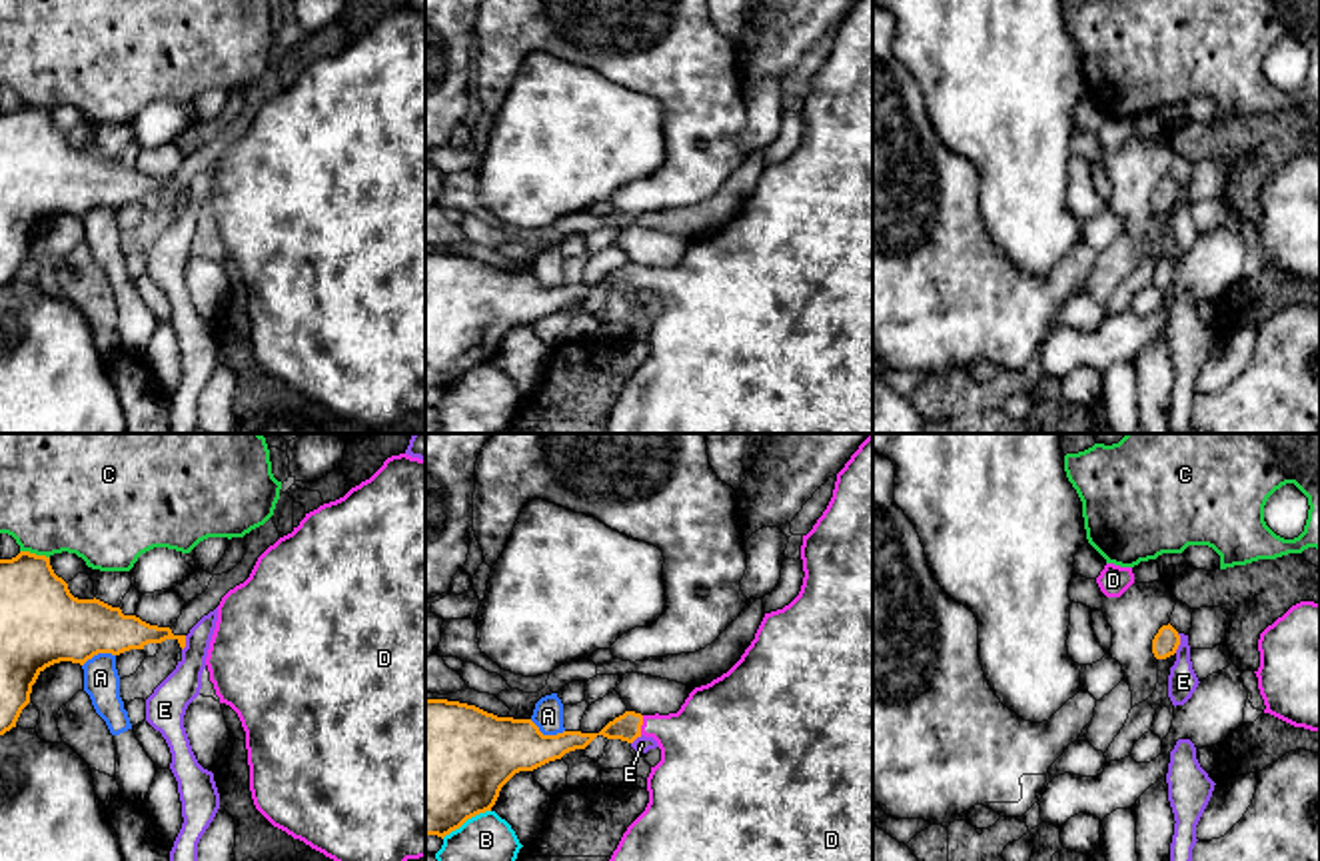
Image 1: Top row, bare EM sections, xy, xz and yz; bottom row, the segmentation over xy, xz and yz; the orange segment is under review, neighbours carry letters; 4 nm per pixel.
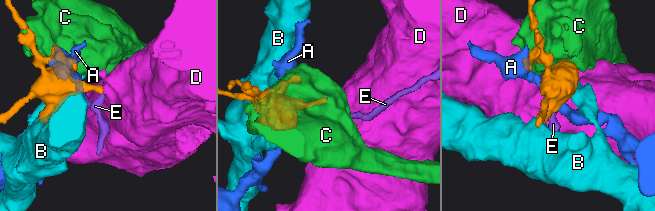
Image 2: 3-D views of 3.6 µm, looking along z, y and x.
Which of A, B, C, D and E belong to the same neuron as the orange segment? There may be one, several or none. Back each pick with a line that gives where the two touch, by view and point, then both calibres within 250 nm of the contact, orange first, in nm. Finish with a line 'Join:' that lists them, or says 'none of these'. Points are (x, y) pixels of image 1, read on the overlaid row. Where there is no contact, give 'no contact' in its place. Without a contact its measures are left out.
D: meets orange in xz at (642, 724); 110 nm thick on the orange side, 320 nm on the other
Join: D

